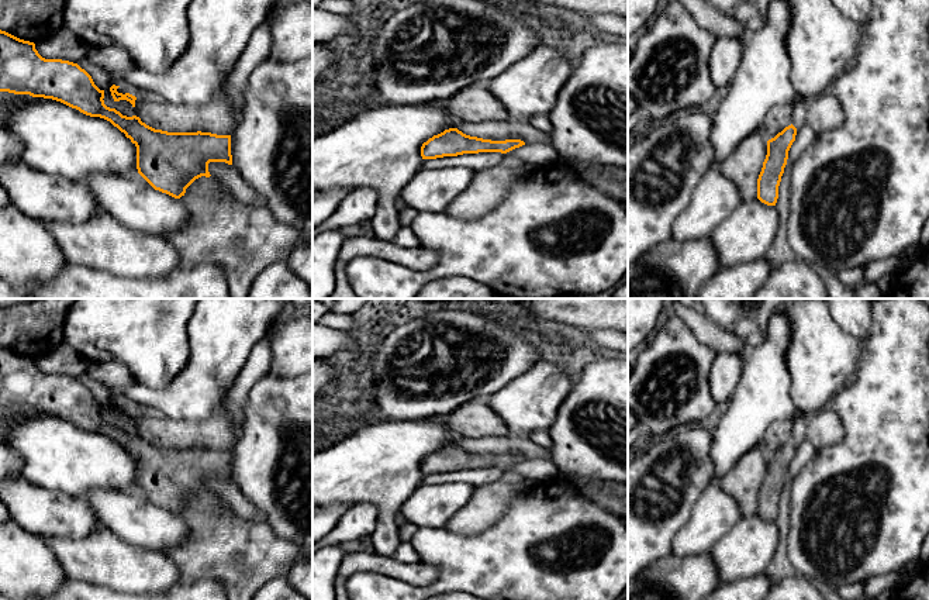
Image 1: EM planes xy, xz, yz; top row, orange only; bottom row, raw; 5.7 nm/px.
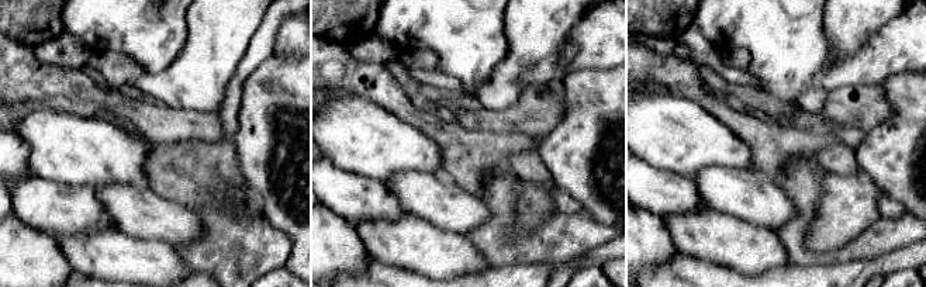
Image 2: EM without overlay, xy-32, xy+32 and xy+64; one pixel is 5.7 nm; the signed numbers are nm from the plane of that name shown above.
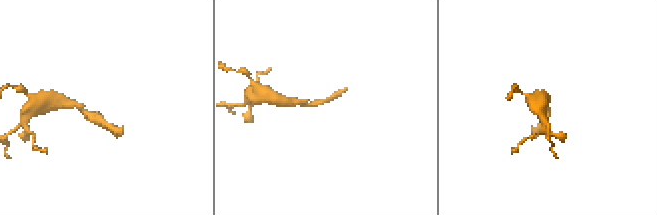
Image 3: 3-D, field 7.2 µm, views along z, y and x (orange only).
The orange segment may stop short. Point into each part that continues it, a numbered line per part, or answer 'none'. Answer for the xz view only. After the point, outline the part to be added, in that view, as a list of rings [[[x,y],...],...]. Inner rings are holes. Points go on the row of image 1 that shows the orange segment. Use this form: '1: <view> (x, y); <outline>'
1: xz (508, 128); [[[507,118],[503,121],[464,123],[457,127],[466,135],[491,141],[521,139],[525,144],[552,145],[550,134],[536,130],[528,121]]]

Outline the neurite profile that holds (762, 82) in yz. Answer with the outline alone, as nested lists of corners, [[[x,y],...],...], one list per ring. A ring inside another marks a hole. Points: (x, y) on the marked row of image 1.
[[[773,0],[769,4],[767,24],[746,37],[742,61],[728,93],[712,118],[711,144],[714,146],[714,166],[722,163],[742,139],[763,130],[766,115],[778,106],[792,104],[792,125],[807,124],[807,106],[795,100],[797,93],[790,82],[790,58],[785,37],[792,20],[790,0]]]

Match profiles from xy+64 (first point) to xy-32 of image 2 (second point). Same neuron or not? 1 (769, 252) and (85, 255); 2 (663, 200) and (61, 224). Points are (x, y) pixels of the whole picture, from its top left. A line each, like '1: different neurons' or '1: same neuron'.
1: same neuron
2: same neuron

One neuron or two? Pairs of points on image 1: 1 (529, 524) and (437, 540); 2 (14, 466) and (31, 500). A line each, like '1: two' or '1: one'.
1: one
2: two

